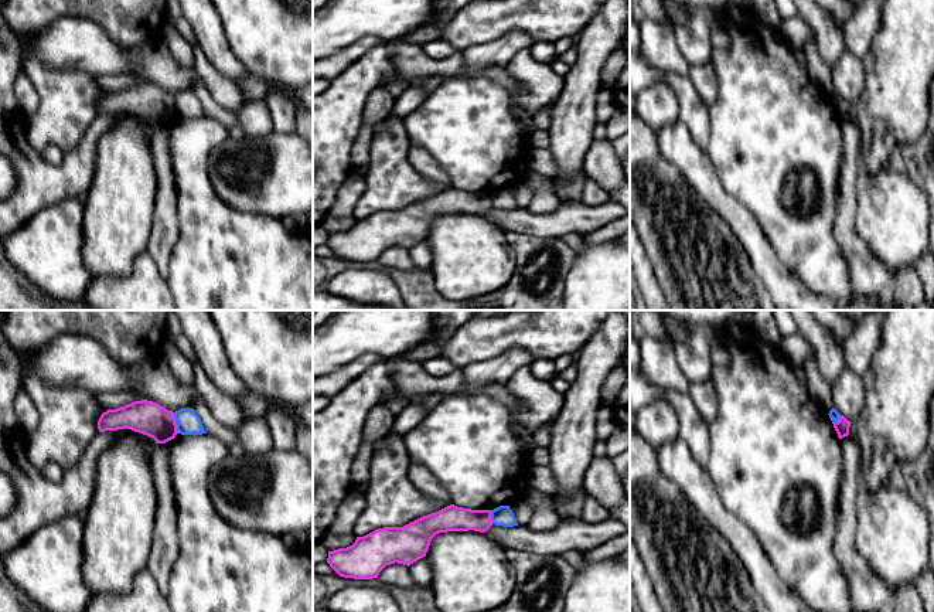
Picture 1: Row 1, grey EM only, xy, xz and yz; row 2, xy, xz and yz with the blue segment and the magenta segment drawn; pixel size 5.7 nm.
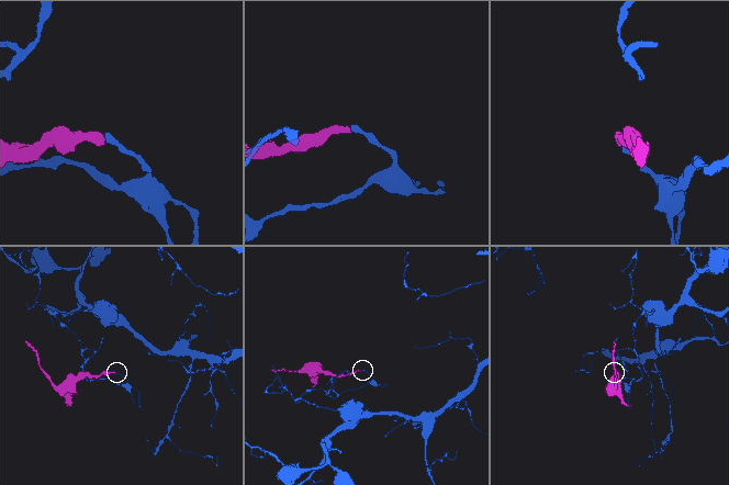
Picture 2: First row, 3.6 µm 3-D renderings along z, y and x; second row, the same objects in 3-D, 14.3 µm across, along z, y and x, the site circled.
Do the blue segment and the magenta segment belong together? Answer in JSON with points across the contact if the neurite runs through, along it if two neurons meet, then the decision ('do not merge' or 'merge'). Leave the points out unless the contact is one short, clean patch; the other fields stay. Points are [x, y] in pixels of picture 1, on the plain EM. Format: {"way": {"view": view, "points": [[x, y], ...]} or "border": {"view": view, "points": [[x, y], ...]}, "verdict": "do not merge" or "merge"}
{"border": {"view": "xy", "points": [[173, 95], [179, 115]]}, "verdict": "do not merge"}

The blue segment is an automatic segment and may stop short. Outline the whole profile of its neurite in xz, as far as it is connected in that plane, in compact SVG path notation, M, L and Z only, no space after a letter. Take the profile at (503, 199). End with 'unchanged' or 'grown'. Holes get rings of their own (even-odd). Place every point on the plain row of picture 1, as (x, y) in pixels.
M500 188L491 193L491 203L495 208L514 210L518 208L517 201L509 188Z; unchanged

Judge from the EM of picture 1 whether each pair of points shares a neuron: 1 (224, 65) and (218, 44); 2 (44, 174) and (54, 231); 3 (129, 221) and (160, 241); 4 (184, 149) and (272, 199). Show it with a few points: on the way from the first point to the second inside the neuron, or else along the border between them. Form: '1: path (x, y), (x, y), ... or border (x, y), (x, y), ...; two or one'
1: path (224, 60), (218, 50); one
2: border (82, 199), (64, 199), (44, 207), (21, 225); two
3: border (154, 201), (150, 234), (145, 251); two
4: border (228, 136), (210, 155), (208, 179), (217, 196); two

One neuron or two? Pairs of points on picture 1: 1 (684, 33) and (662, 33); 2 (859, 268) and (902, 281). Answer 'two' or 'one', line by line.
1: two
2: two

